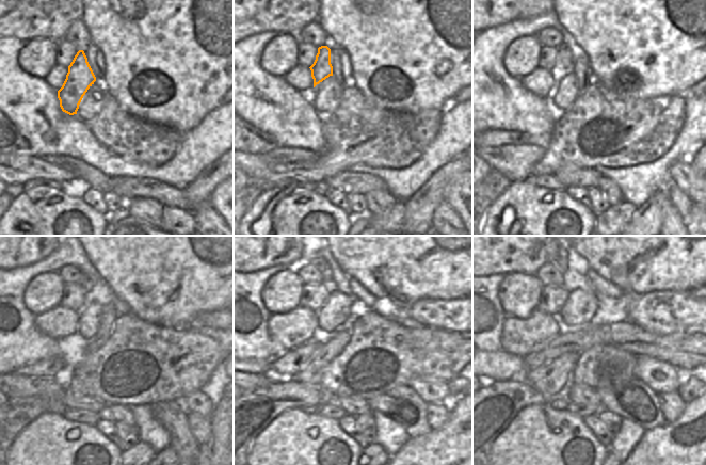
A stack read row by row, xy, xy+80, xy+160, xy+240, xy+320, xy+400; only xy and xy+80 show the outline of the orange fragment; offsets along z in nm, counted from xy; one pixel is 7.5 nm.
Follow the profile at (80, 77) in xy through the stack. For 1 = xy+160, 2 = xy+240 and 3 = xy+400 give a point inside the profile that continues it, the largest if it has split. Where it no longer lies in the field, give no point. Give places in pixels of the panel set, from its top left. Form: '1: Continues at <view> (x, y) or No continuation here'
1: Continues at xy+160 (564, 65)
2: Continues at xy+240 (85, 282)
3: Continues at xy+400 (559, 257).

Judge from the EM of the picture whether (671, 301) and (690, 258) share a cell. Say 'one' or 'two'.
two

